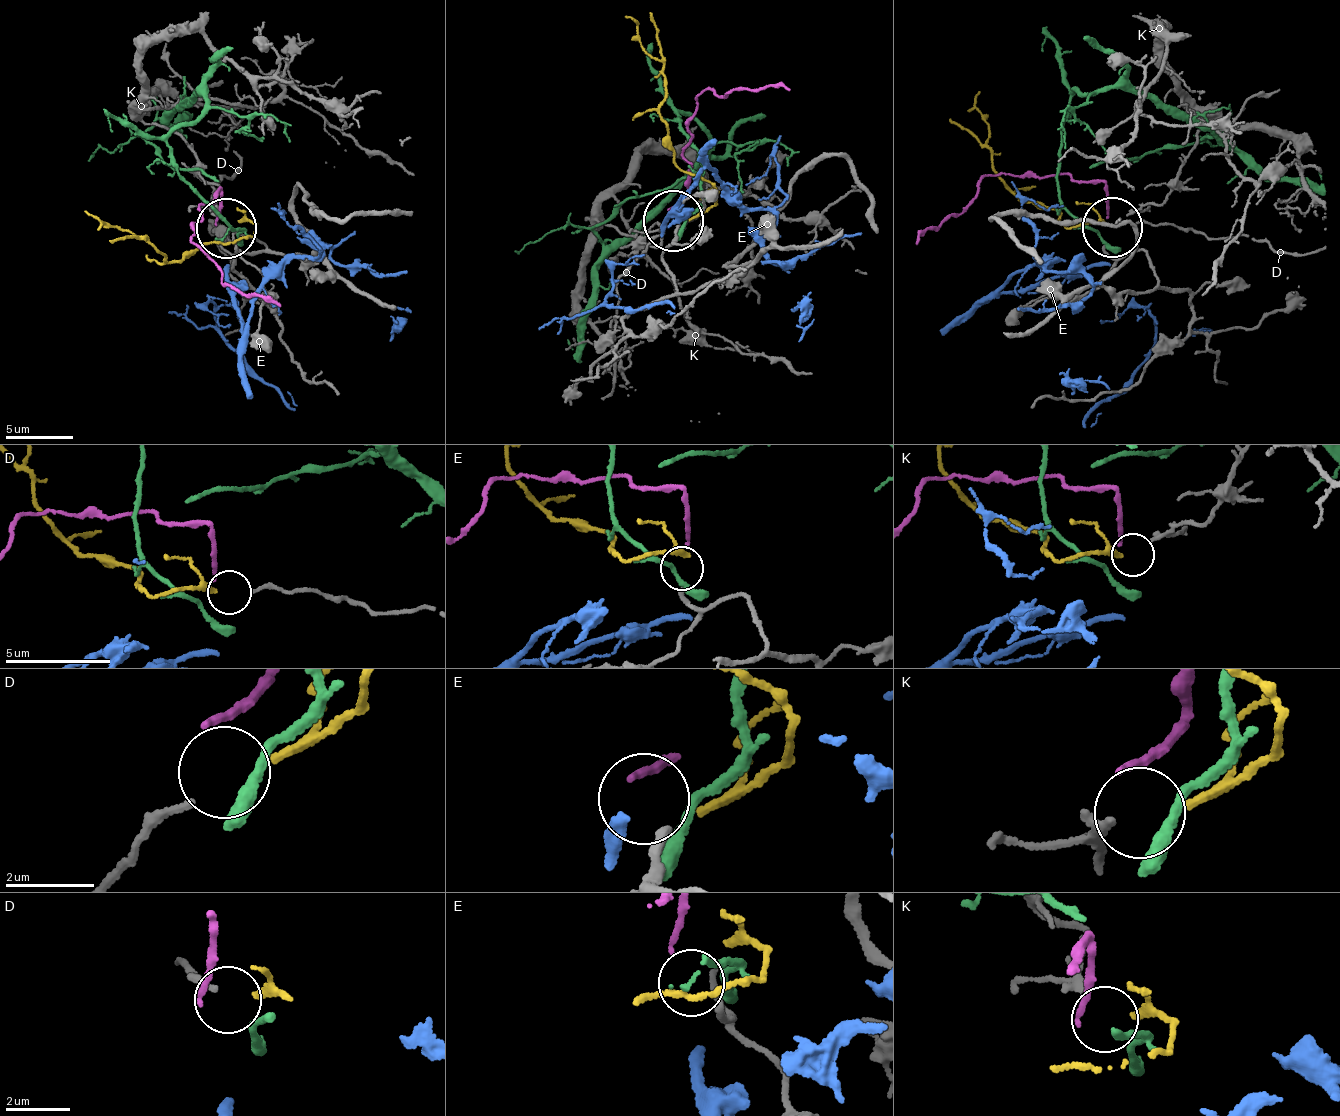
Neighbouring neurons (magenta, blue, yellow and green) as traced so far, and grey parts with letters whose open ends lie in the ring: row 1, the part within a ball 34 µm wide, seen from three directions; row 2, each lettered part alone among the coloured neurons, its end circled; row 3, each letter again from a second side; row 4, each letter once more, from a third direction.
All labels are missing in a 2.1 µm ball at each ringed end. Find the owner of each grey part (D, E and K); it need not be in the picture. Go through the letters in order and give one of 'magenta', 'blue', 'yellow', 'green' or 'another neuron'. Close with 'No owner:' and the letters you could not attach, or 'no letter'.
D: yellow
E: magenta
K: another neuron
No owner: K

